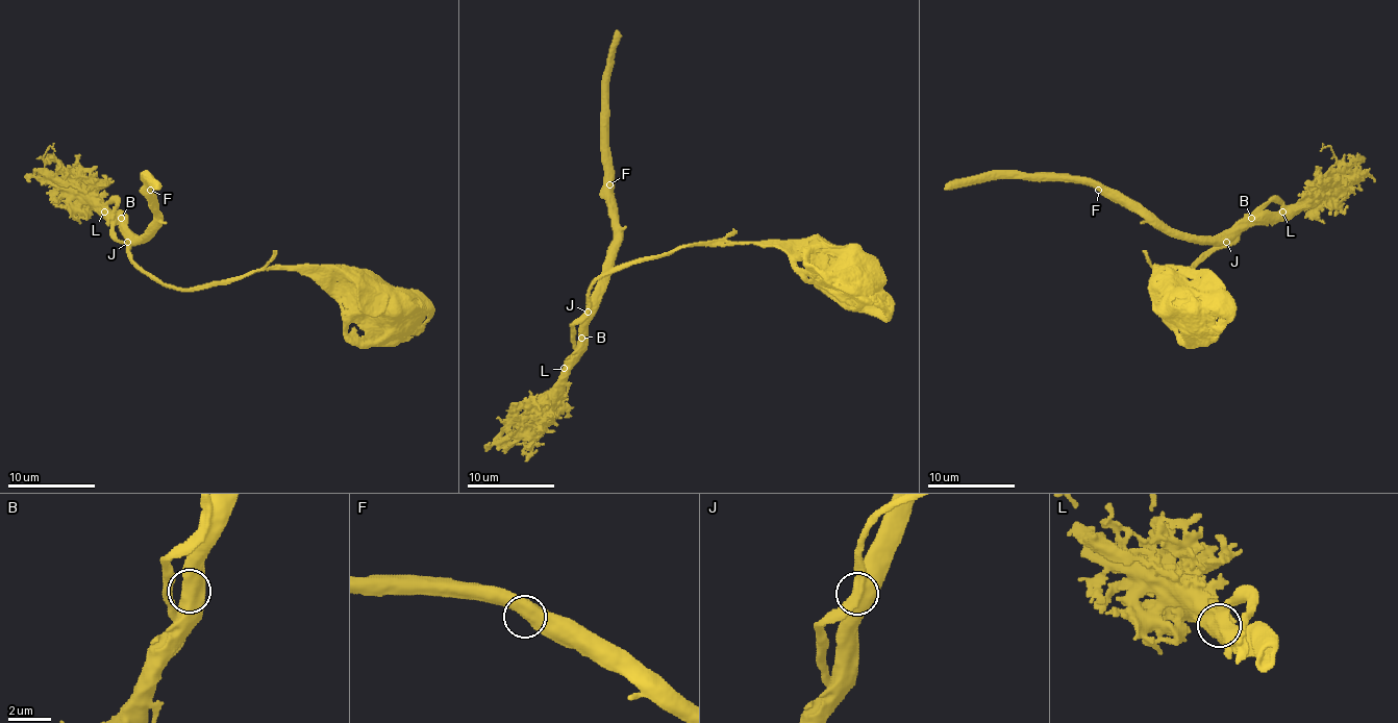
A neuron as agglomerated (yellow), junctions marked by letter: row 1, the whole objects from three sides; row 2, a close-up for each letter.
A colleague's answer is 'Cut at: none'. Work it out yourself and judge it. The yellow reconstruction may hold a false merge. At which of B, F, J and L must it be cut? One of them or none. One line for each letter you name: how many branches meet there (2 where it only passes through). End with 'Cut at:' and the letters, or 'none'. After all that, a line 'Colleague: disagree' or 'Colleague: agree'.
Cut at: none
Colleague: agree

